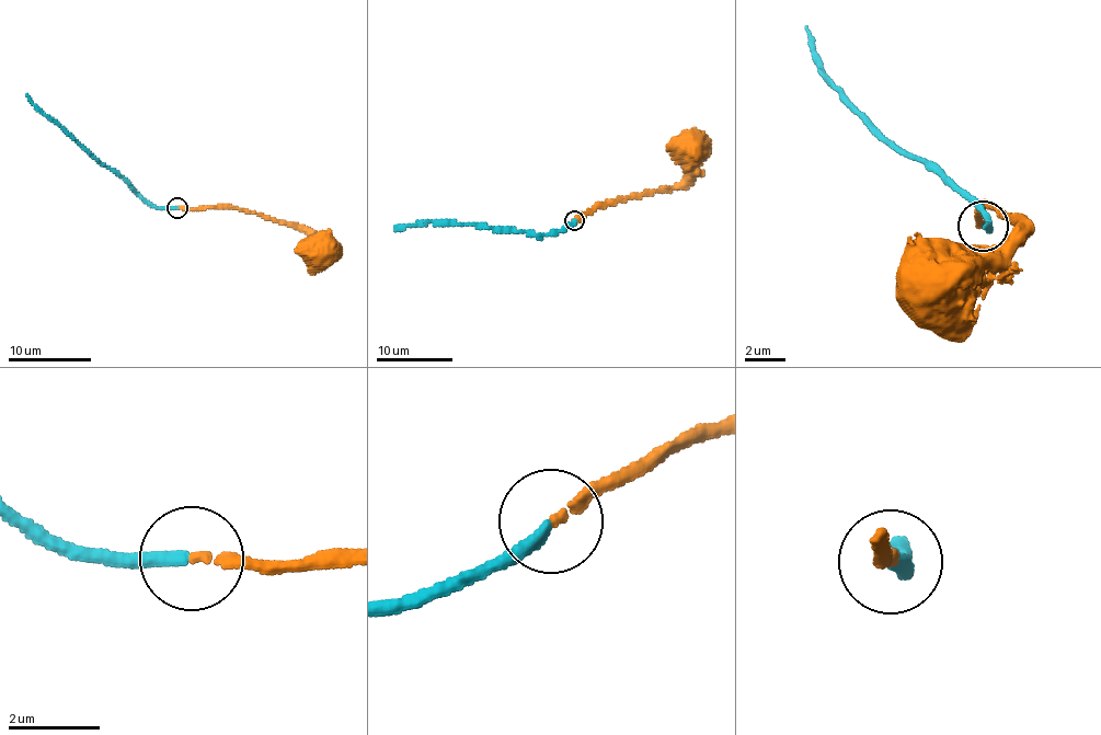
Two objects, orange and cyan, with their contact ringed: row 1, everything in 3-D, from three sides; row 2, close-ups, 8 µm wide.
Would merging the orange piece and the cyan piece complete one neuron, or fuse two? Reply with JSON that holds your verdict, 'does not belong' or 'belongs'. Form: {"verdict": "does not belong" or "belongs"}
{"verdict": "belongs"}

